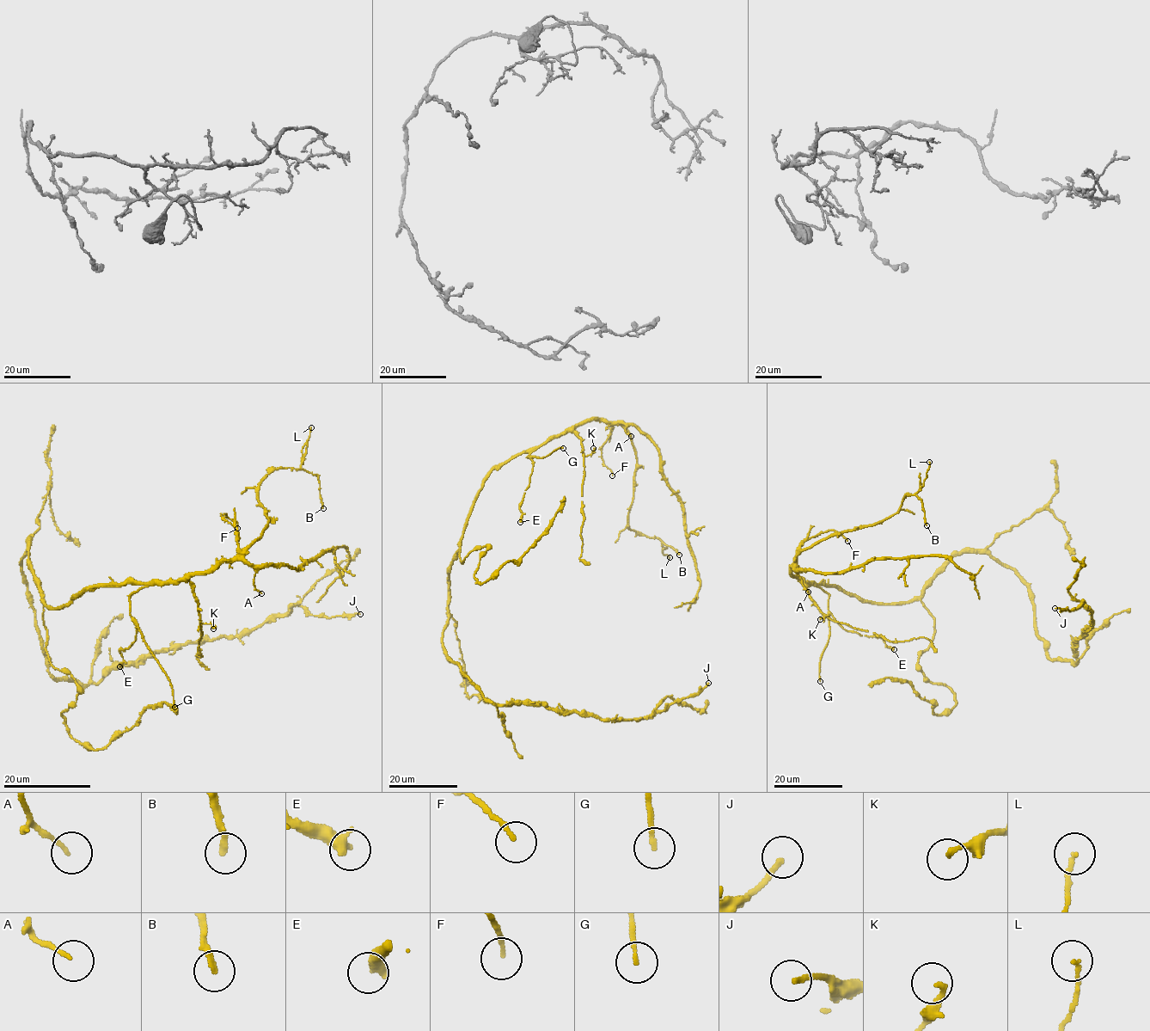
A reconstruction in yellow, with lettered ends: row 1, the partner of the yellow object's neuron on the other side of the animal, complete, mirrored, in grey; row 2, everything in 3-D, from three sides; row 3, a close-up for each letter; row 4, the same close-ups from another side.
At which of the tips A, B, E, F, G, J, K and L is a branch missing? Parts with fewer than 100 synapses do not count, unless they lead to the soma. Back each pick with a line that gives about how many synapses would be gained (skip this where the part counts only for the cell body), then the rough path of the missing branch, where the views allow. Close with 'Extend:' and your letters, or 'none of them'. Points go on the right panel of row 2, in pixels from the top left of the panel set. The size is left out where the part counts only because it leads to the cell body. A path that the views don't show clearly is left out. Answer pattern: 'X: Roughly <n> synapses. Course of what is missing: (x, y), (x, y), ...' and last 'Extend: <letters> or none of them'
G: Course of what is missing: (820, 681), (849, 725), (855, 722), (845, 708), (828, 708), (822, 716)
Extend: G

